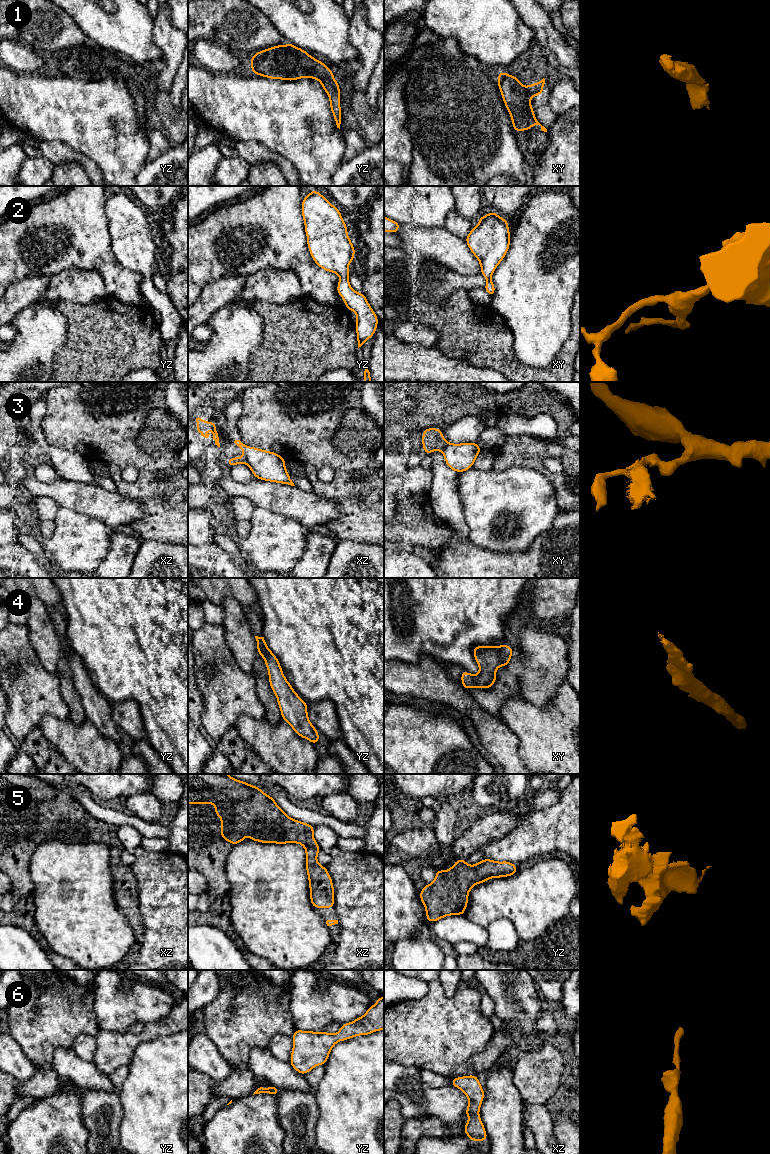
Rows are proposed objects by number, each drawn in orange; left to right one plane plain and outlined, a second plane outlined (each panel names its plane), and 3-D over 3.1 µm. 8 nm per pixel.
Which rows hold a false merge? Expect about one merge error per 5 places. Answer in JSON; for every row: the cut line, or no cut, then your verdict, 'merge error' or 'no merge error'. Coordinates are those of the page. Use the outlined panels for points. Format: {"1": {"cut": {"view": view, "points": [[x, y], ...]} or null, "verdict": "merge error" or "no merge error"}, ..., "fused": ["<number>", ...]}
{"1": {"cut": null, "verdict": "no merge error"}, "2": {"cut": null, "verdict": "no merge error"}, "3": {"cut": {"view": "xz", "points": [[244, 456], [248, 464]]}, "verdict": "merge error"}, "4": {"cut": null, "verdict": "no merge error"}, "5": {"cut": null, "verdict": "no merge error"}, "6": {"cut": null, "verdict": "no merge error"}, "fused": ["3"]}

